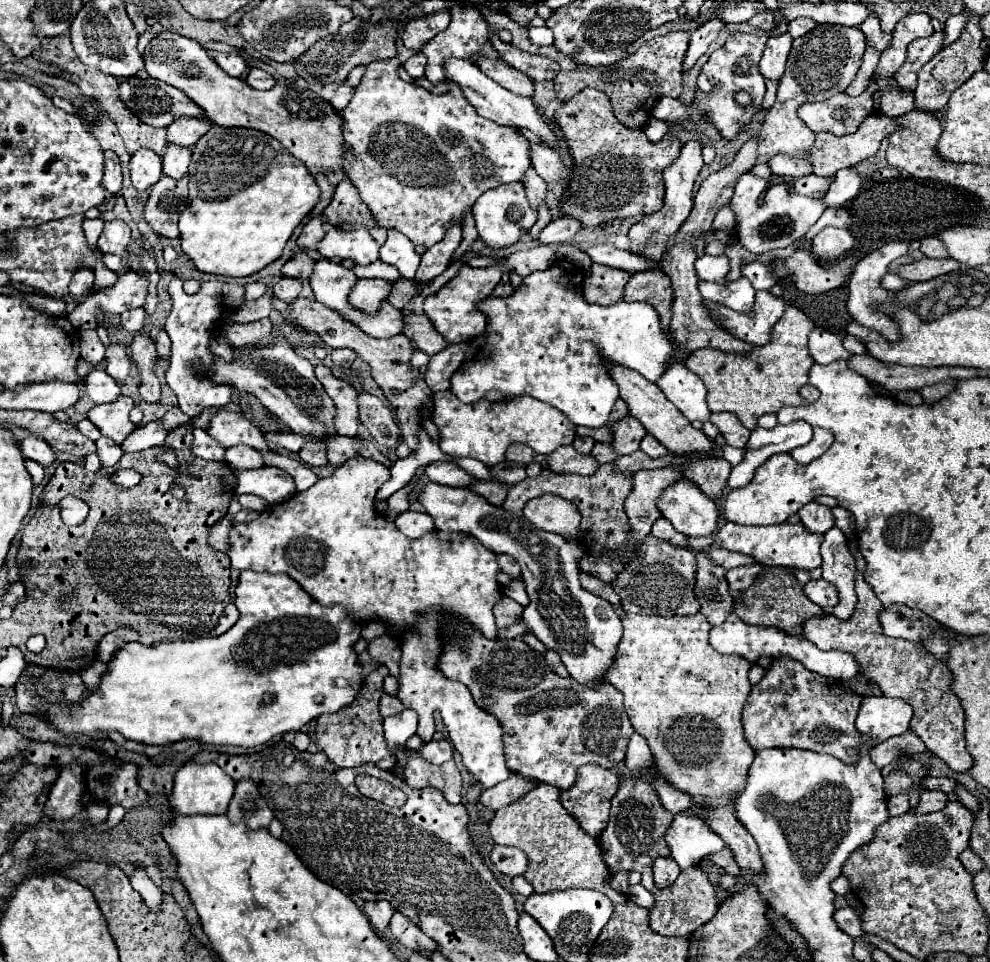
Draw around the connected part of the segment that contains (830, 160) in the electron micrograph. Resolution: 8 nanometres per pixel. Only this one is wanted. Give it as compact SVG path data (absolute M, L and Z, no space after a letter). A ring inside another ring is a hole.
M880 113L880 115L866 117L864 125L860 125L858 131L852 133L852 135L838 137L838 135L828 133L828 131L818 133L816 135L816 147L814 147L814 173L822 175L822 177L828 177L828 175L834 175L840 169L854 167L860 161L866 161L866 159L874 157L878 153L878 149L880 149L880 141L884 137L888 137L894 129L896 129L894 119L890 119L890 117L886 117L886 115Z

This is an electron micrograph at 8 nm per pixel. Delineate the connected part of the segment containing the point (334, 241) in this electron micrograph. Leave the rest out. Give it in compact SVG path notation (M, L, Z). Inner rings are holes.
M330 227L324 241L320 241L318 251L328 259L352 259L354 265L360 267L366 267L378 259L378 243L366 229L340 231Z

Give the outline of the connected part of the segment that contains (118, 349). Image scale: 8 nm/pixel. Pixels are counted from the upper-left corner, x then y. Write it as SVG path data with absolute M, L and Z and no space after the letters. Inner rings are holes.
M110 345L106 349L106 371L120 383L124 383L124 379L128 377L130 371L130 357L124 345Z

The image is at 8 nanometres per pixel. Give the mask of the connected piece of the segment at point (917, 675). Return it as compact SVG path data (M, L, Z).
M856 573L856 595L858 595L858 605L856 605L850 619L838 621L838 617L834 617L832 613L820 613L820 617L810 617L808 621L804 621L804 637L808 641L812 641L814 645L818 645L822 651L836 649L836 651L846 651L846 653L854 655L854 659L858 661L860 673L866 679L870 679L872 683L876 683L886 697L902 697L914 707L914 717L910 721L910 729L924 741L926 749L930 753L934 753L936 757L944 759L950 769L968 771L974 765L974 759L966 749L966 741L964 741L966 713L964 713L964 707L962 707L960 699L952 691L952 683L954 683L952 671L946 667L944 661L936 659L922 645L916 645L916 643L906 641L906 639L892 639L892 637L886 637L882 633L882 625L880 625L882 605L880 605L880 599L872 593L872 587L864 581L864 577L860 573Z

